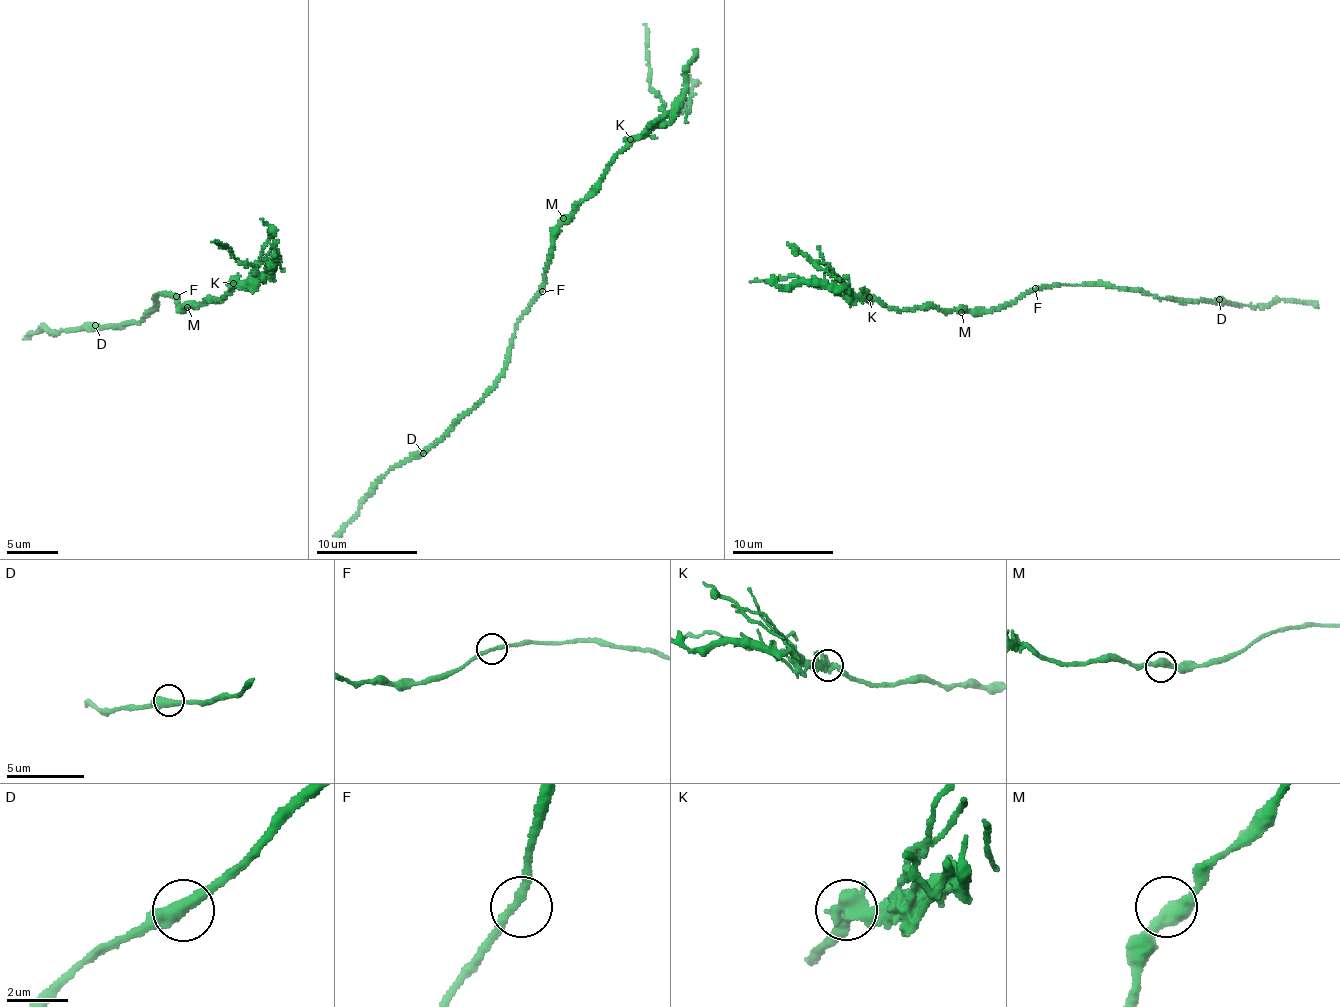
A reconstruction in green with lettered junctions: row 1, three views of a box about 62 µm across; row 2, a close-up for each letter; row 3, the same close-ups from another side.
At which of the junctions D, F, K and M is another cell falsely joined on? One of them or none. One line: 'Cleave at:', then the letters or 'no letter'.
Cleave at: K

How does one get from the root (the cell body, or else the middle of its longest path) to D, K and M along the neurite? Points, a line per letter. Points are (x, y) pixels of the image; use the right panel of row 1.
D: (1033, 292), (1063, 284), (1110, 284), (1142, 289), (1157, 298), (1171, 300), (1212, 303), (1219, 299)
K: (1033, 292), (1022, 294), (997, 307), (976, 310), (915, 306), (903, 310), (889, 310), (868, 298)
M: (1033, 292), (989, 310), (961, 312)

